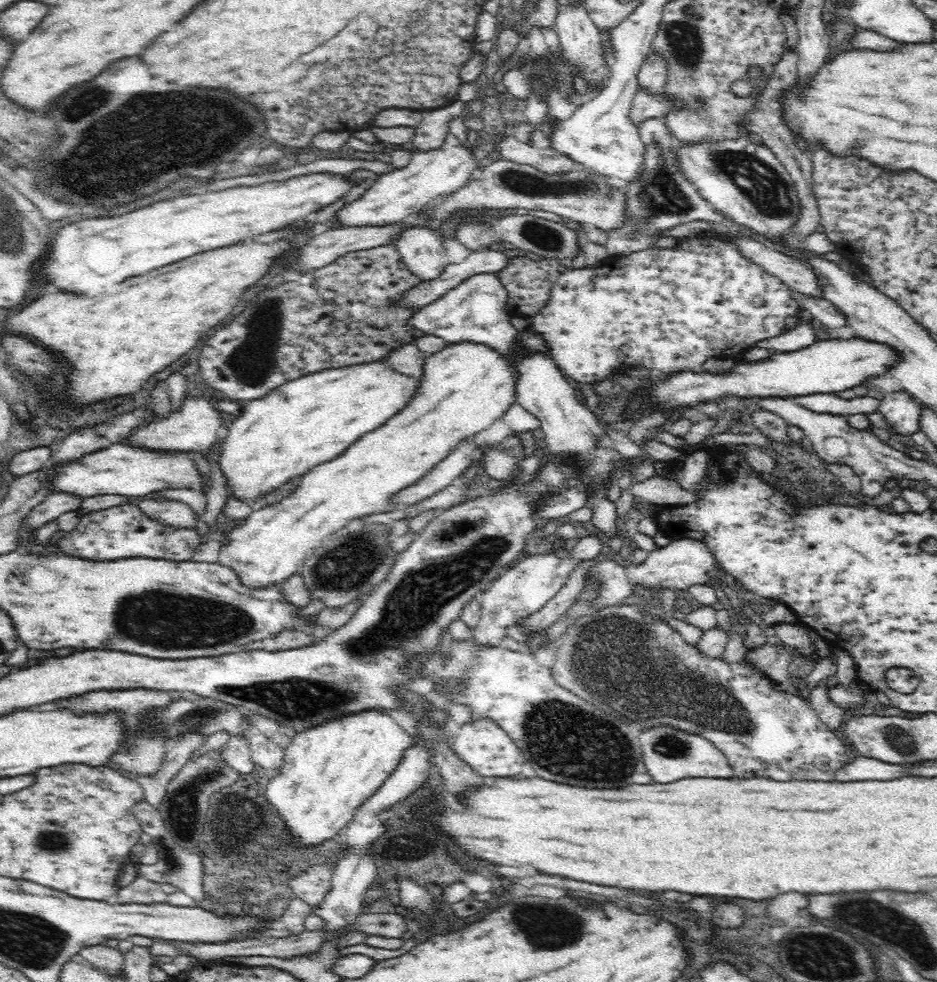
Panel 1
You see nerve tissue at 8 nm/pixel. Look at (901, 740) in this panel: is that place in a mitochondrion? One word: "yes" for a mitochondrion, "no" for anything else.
yes

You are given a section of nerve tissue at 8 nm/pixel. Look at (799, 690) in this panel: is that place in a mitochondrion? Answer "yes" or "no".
no

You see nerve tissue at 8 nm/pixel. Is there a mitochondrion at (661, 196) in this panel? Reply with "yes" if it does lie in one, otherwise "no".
yes

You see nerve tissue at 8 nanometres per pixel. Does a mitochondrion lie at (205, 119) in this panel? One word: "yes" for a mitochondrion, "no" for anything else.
yes

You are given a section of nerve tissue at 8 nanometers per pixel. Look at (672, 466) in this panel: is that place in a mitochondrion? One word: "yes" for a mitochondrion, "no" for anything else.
no

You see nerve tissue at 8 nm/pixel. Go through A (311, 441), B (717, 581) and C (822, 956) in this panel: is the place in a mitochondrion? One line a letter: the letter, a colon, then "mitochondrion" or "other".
A: other
B: other
C: mitochondrion

